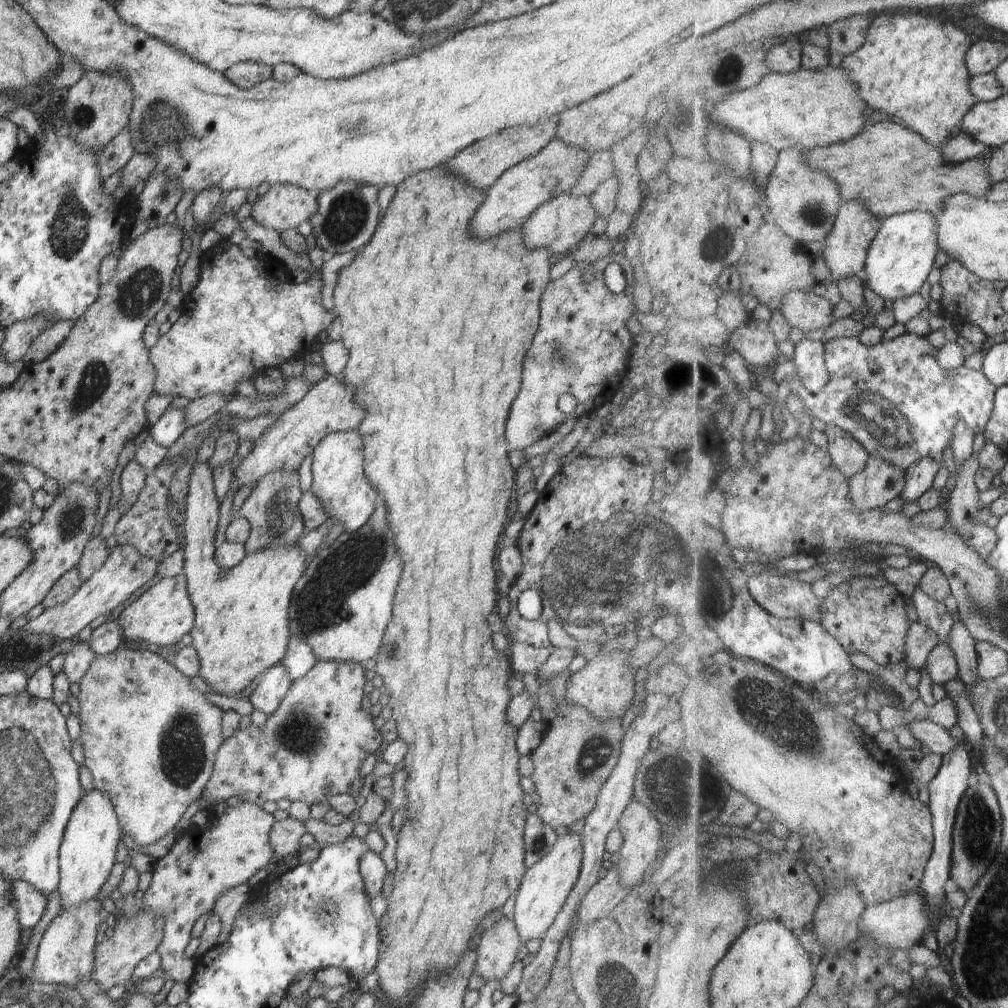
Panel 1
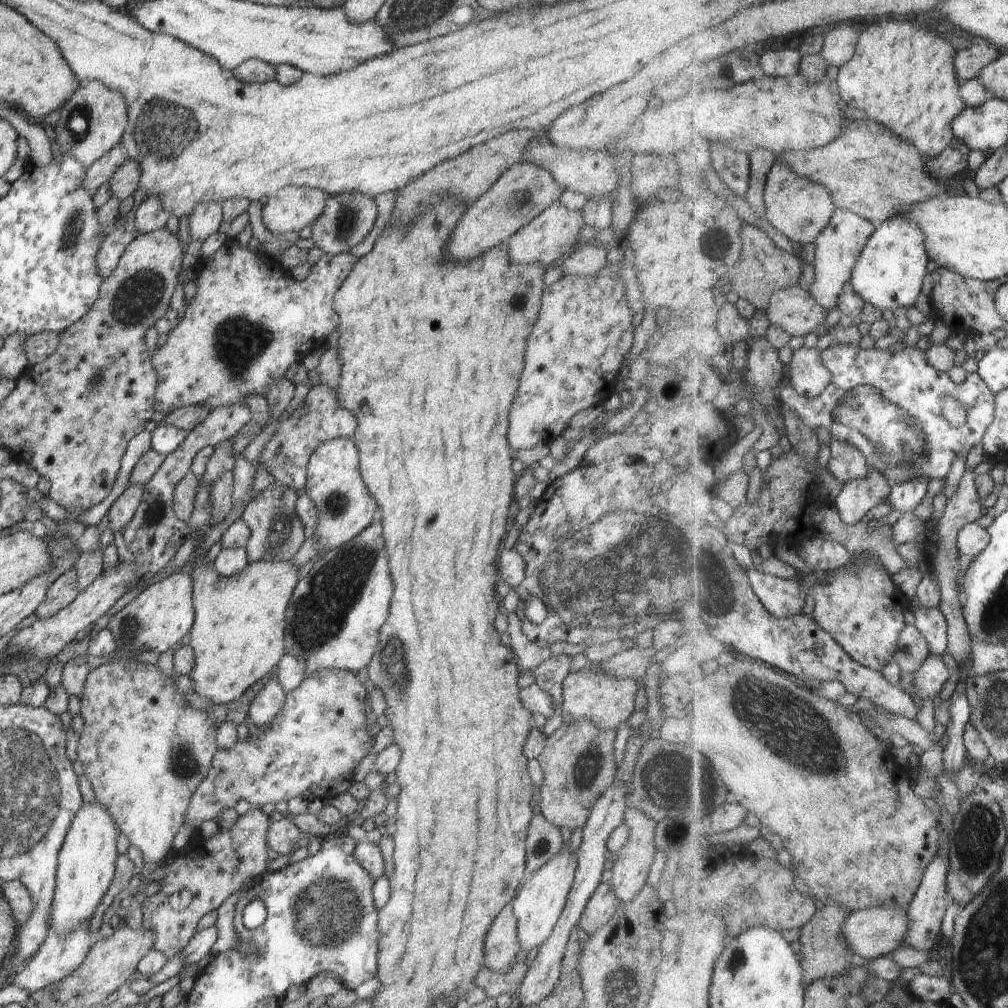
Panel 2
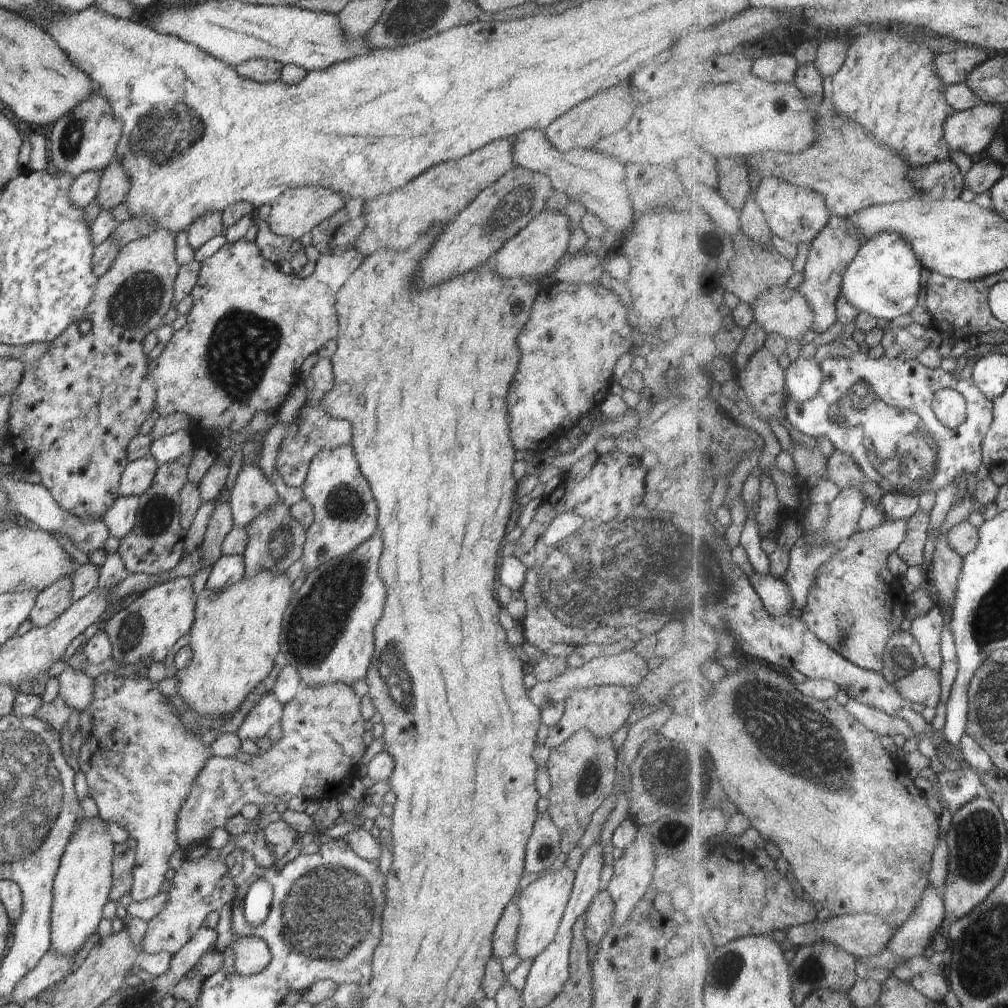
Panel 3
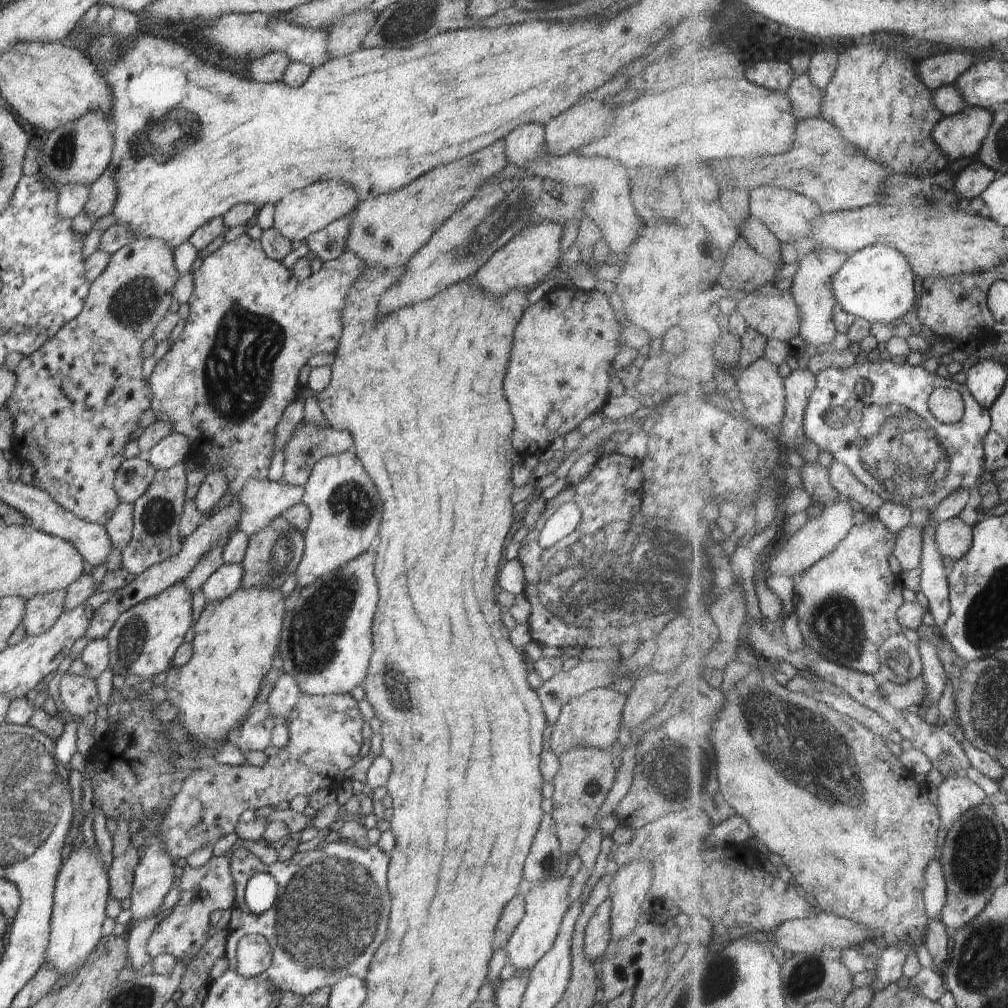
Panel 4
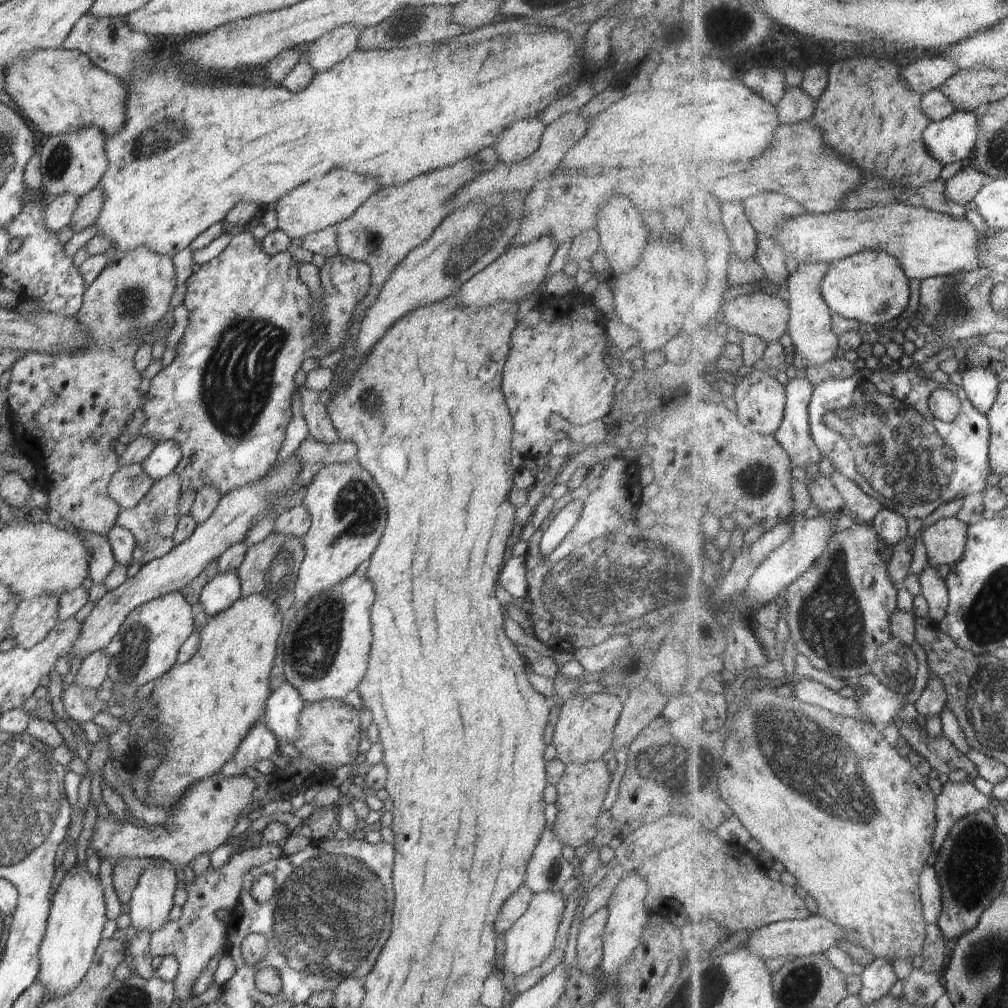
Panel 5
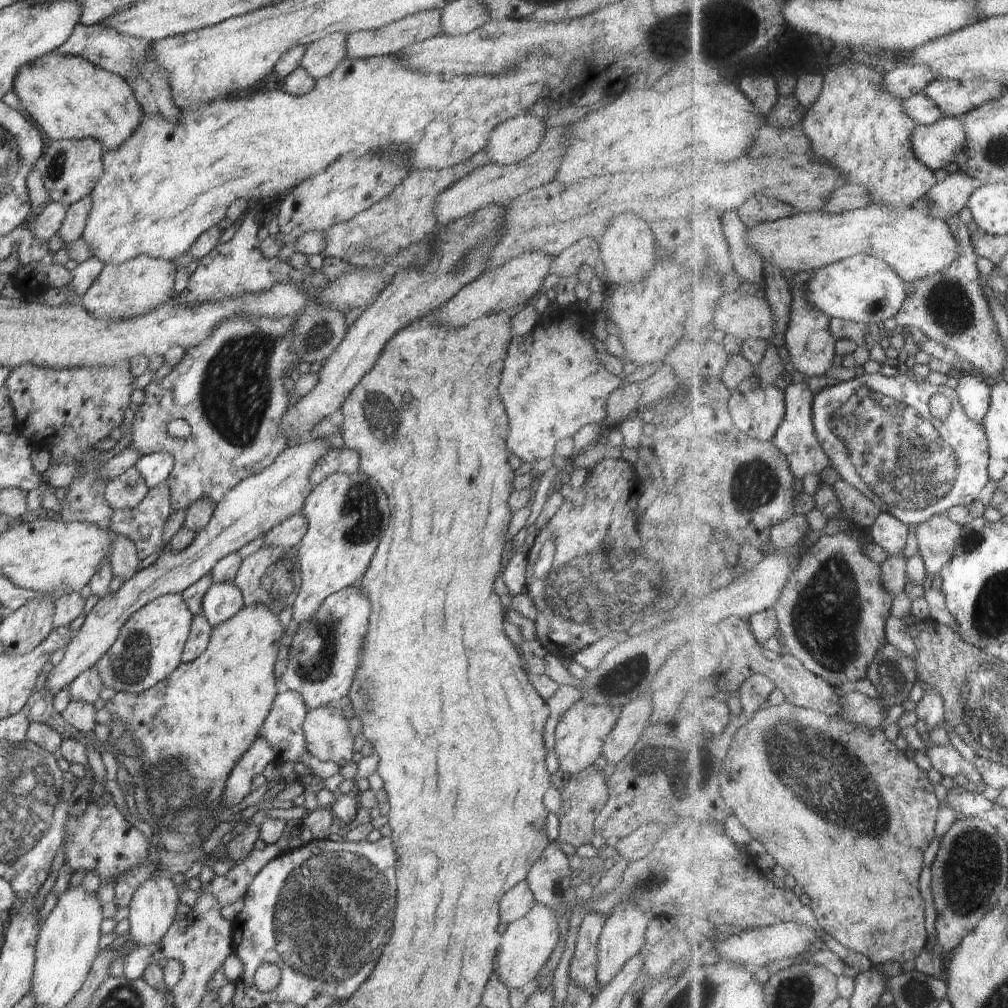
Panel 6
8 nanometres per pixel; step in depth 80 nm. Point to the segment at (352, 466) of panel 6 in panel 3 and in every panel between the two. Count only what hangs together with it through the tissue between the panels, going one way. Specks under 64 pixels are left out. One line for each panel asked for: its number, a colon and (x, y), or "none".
3: (313, 430)
4: (310, 444)
5: (313, 455)

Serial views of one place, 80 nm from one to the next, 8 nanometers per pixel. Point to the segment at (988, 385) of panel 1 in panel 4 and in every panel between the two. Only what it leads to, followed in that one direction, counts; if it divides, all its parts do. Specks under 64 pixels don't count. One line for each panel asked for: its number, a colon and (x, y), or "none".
2: (888, 404)
3: (880, 410)
4: (875, 417)

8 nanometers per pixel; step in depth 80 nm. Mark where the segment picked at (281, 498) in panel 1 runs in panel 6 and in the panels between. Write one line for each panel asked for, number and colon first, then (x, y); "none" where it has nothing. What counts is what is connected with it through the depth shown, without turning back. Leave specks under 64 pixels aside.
2: (276, 534)
3: (275, 541)
4: (274, 554)
5: (270, 568)
6: (271, 578)

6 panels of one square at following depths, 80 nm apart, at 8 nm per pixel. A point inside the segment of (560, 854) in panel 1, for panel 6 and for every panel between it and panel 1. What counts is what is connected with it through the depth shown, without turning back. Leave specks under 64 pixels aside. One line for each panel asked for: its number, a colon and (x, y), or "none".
2: (542, 897)
3: (542, 904)
4: (545, 904)
5: (529, 942)
6: (527, 944)

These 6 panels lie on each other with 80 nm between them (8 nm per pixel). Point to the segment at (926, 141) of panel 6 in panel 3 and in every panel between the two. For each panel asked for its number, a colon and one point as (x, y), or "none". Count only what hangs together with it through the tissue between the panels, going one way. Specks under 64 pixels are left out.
3: (972, 131)
4: (961, 136)
5: (954, 139)

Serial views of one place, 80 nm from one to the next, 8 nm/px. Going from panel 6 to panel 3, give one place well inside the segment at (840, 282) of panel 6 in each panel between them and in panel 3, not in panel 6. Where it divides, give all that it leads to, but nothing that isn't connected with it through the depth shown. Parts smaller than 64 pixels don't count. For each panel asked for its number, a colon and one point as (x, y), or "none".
3: (885, 280)
4: (878, 284)
5: (872, 287)

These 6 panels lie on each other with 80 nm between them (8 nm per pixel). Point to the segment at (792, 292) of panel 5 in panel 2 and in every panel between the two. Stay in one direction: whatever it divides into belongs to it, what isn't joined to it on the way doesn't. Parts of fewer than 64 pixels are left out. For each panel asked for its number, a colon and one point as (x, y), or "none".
2: (838, 250)
3: (836, 248)
4: (812, 287)

